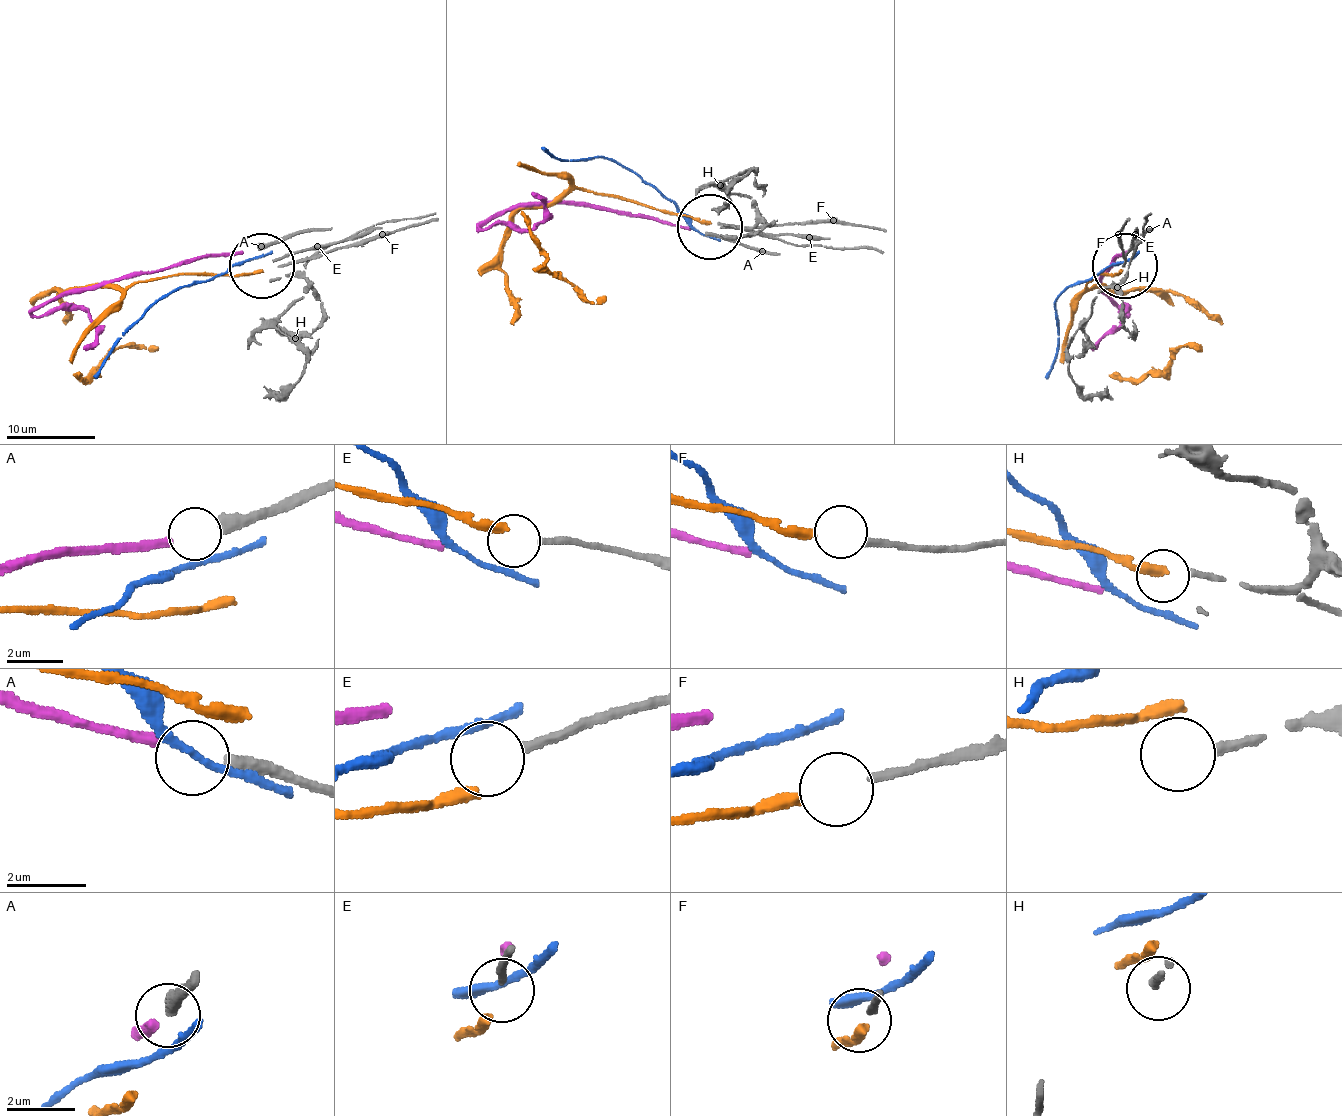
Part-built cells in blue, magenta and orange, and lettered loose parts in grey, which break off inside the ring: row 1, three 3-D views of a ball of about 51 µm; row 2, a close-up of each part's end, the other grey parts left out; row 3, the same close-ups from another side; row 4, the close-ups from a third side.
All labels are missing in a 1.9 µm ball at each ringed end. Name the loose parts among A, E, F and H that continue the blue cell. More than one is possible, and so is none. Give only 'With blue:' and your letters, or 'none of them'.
With blue: none of them

